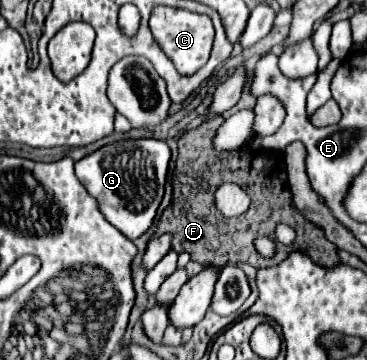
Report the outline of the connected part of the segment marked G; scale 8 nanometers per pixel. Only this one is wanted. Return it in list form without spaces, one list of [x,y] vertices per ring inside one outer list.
[[[124,138],[114,144],[102,146],[100,150],[84,156],[76,162],[76,176],[96,198],[104,218],[118,228],[126,238],[134,240],[142,236],[160,206],[164,194],[164,182],[170,162],[170,148],[158,138]]]

